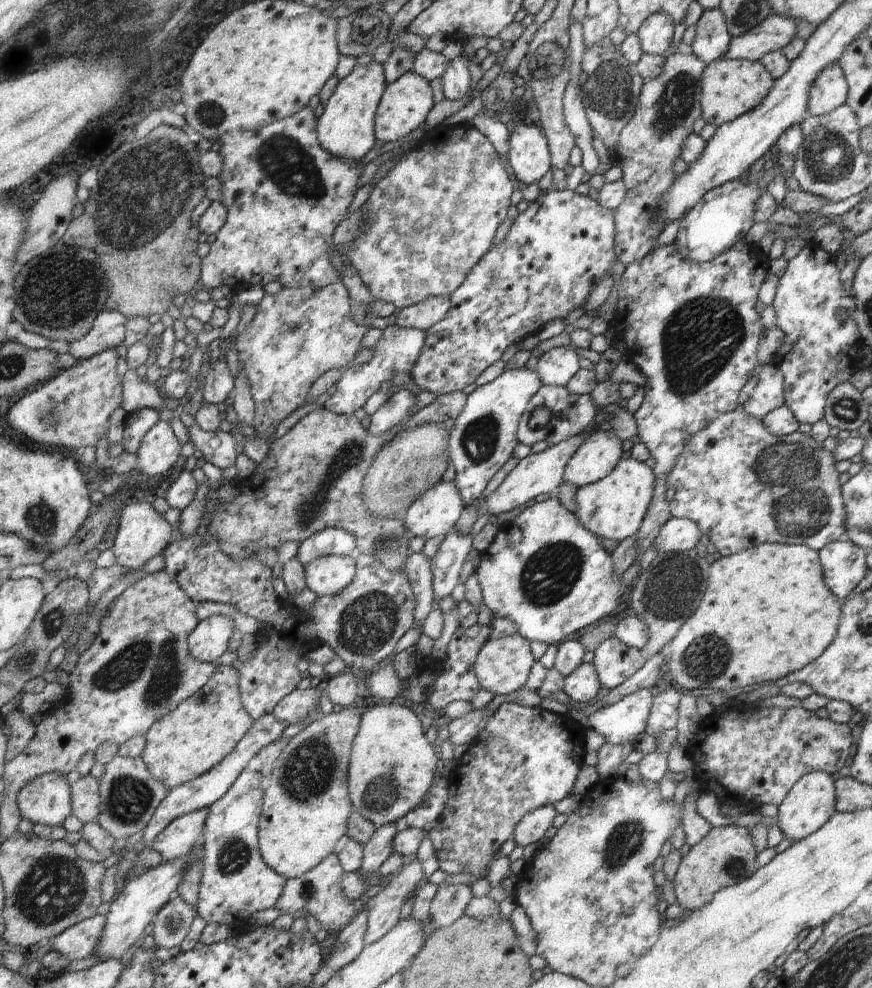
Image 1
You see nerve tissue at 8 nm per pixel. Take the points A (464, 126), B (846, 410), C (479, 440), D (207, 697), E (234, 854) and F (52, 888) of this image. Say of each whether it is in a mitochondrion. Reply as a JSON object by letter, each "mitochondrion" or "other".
{"A":"other","B":"mitochondrion","C":"mitochondrion","D":"mitochondrion","E":"mitochondrion","F":"mitochondrion"}

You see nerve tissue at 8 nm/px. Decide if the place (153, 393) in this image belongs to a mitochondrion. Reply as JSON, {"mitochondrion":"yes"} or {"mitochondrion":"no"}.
{"mitochondrion":"no"}

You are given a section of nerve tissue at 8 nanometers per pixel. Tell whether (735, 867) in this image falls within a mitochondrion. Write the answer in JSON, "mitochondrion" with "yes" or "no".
{"mitochondrion":"yes"}

